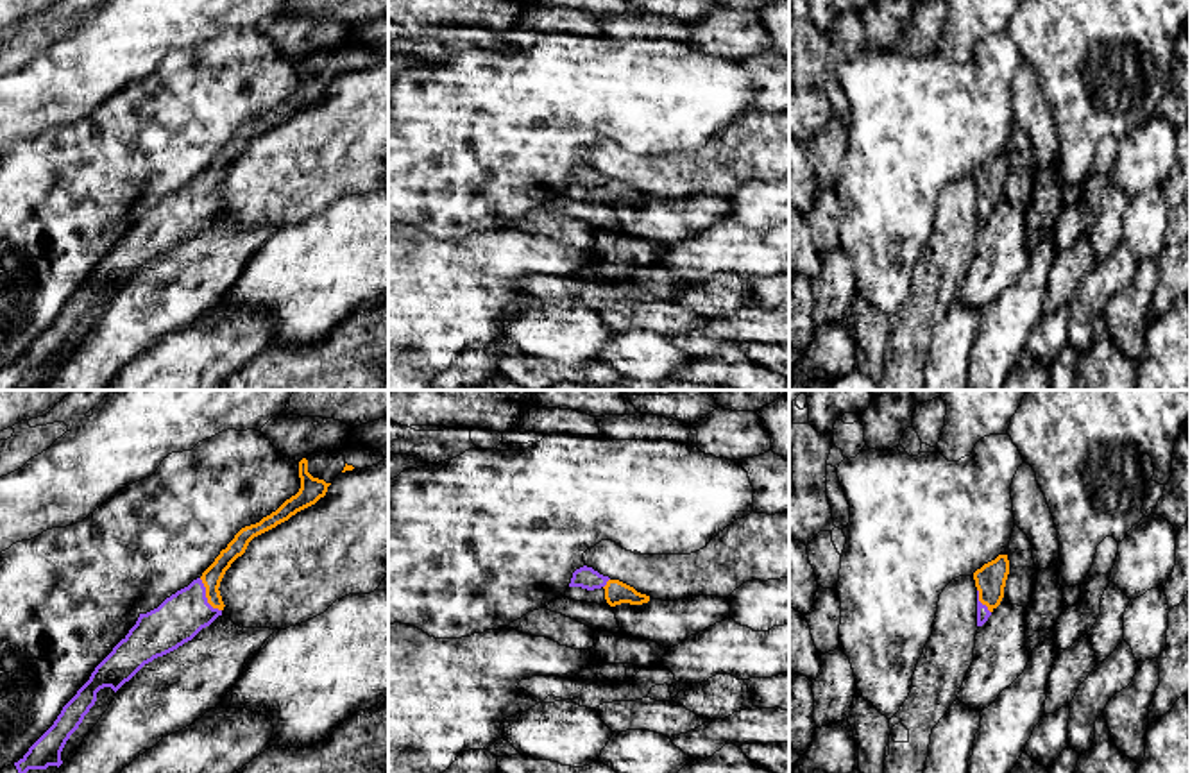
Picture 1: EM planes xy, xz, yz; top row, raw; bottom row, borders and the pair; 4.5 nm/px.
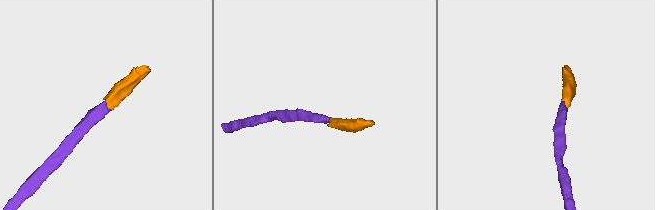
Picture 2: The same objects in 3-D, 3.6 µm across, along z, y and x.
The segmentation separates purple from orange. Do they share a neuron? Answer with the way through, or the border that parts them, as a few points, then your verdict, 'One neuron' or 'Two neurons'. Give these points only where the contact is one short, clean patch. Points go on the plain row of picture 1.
Path across: xy (179, 217), (204, 195), (212, 176). One neuron

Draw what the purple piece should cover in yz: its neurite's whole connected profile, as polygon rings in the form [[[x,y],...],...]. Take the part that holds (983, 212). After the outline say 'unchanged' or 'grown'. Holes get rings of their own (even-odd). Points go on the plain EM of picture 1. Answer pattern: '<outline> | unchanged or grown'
[[[999,154],[973,172],[977,186],[977,225],[982,225],[1004,197],[1009,174],[1007,154]]] | grown

